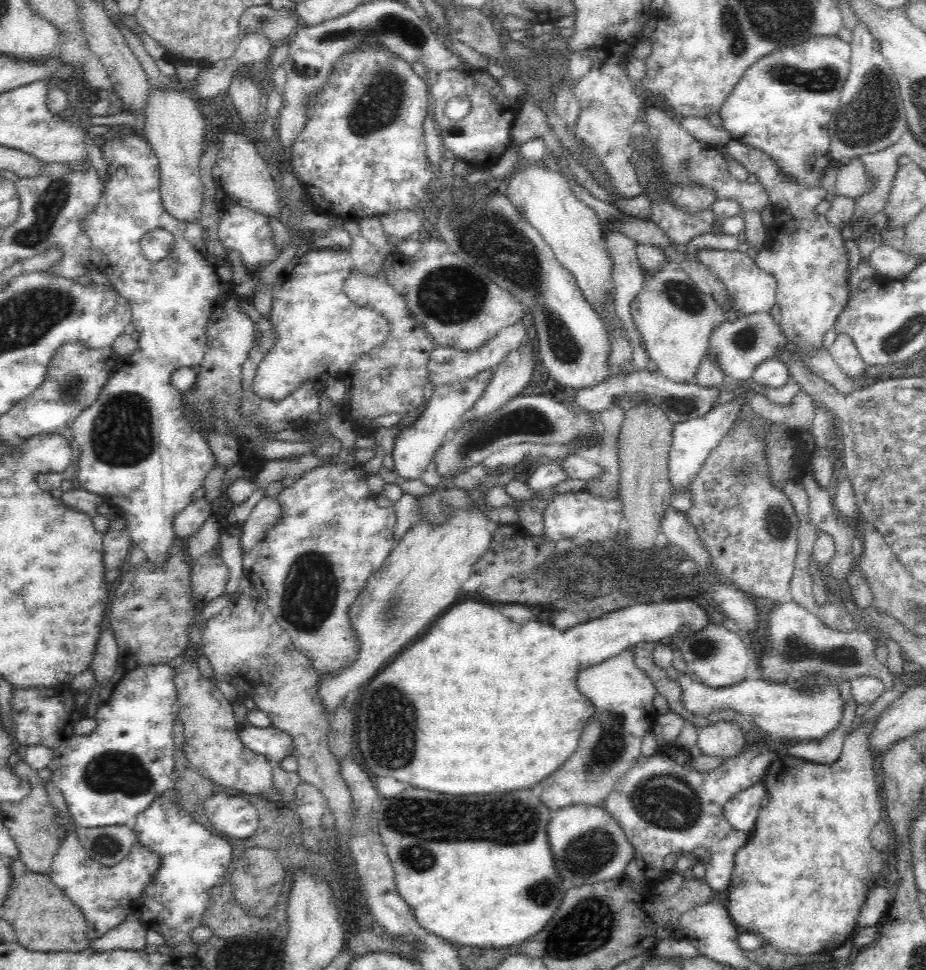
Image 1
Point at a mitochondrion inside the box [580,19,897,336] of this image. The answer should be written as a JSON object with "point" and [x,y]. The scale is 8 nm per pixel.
{"point":[825,78]}

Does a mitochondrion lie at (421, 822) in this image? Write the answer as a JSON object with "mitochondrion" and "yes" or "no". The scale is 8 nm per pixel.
{"mitochondrion":"yes"}

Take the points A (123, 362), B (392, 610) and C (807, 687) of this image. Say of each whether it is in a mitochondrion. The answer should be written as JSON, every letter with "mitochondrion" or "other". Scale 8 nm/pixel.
{"A":"other","B":"mitochondrion","C":"mitochondrion"}

